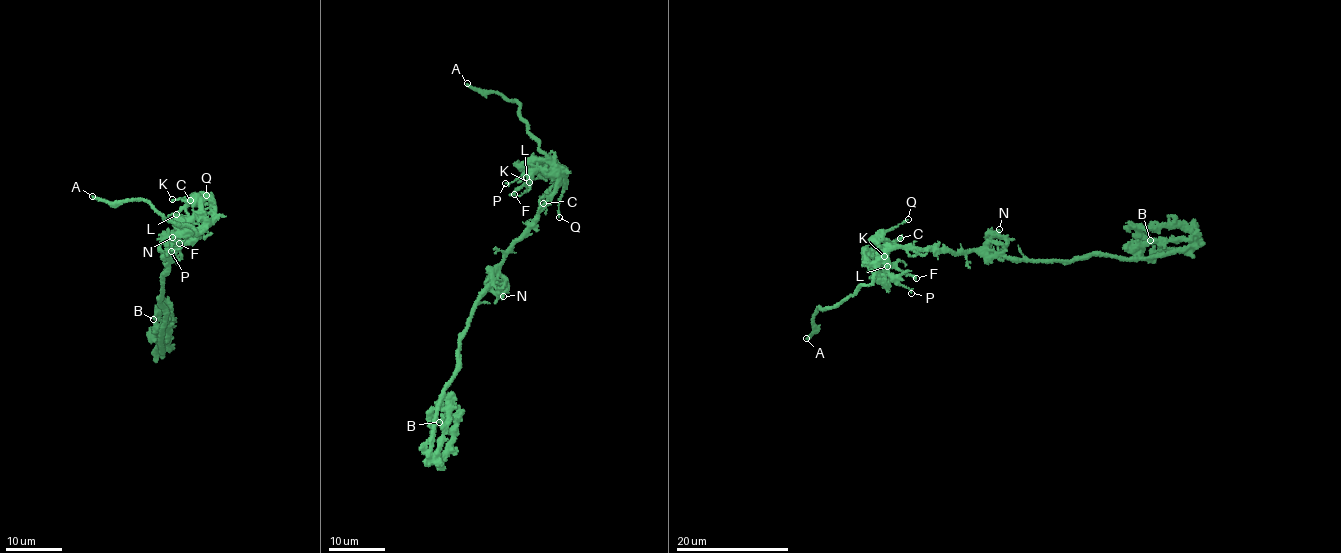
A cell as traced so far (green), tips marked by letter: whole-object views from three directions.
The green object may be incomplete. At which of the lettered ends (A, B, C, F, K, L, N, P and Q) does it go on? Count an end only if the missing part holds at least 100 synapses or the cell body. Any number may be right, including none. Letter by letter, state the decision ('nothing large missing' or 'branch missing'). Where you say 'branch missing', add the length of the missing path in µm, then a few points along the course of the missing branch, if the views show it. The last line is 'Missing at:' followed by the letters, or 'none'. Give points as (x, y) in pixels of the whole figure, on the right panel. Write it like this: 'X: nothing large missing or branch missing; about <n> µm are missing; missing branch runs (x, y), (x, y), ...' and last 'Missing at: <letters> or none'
A: branch missing; about 30 µm are missing; missing branch runs (806, 338), (808, 342), (796, 354), (798, 357), (826, 349), (828, 353), (822, 363), (819, 358)
B: nothing large missing
C: nothing large missing
F: nothing large missing
K: nothing large missing
L: nothing large missing
N: nothing large missing
P: nothing large missing
Q: nothing large missing
Missing at: A

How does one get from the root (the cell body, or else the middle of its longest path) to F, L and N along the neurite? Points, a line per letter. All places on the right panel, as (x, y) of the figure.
F: (988, 257), (973, 250), (955, 253), (902, 246), (887, 252), (875, 269), (899, 268), (916, 278)
L: (988, 257), (973, 250), (955, 253), (945, 249), (902, 246), (887, 252), (874, 271), (877, 273), (887, 266)
N: (988, 257), (991, 252), (991, 240), (999, 229)

